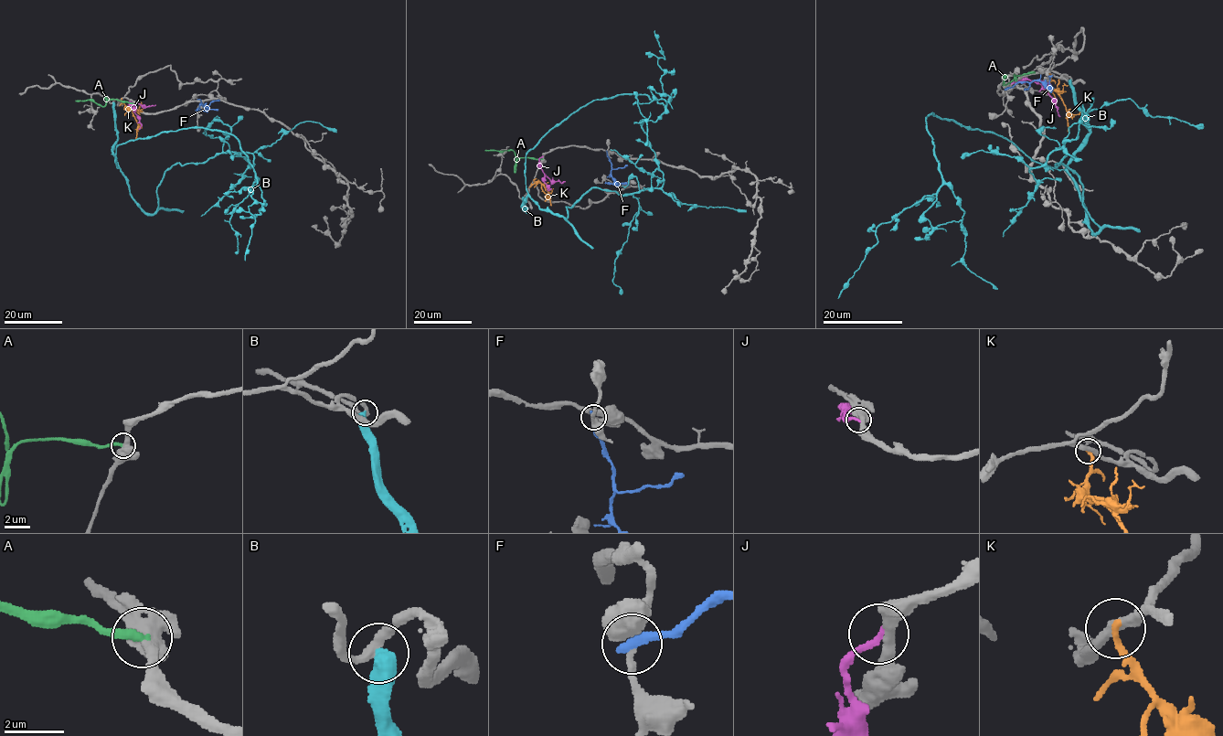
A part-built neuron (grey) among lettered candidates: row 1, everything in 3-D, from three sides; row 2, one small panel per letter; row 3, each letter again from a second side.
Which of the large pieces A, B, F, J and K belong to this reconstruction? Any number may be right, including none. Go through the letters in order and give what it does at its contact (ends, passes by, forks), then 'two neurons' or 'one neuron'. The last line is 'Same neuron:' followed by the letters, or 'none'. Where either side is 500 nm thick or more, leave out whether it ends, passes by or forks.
A: two neurons
B: two neurons
F: it ends | two neurons
J: it ends | two neurons
K: it ends | two neurons
Same neuron: none

